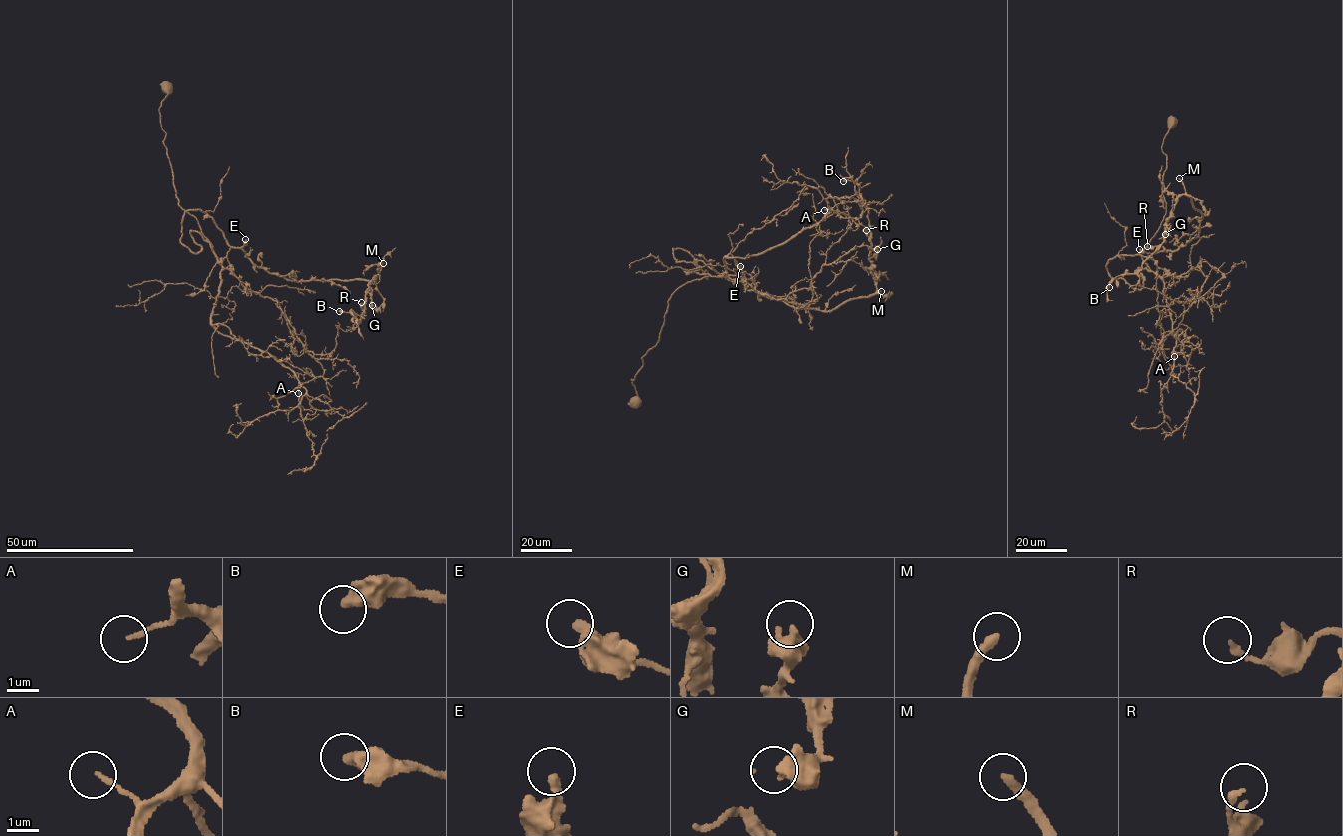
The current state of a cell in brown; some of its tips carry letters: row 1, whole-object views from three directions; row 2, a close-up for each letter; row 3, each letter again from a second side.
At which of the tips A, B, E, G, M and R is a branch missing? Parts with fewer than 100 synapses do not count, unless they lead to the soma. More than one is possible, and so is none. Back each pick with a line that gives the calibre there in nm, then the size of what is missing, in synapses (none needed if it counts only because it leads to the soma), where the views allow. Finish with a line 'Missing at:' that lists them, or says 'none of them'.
M: Thickness 280 nm. Roughly 140 synapses
Missing at: M

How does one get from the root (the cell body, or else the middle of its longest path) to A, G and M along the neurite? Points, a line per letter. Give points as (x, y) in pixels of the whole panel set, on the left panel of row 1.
A: (166, 87), (160, 124), (178, 205), (196, 220), (221, 267), (211, 322), (287, 367), (306, 391), (298, 393)
G: (166, 87), (160, 124), (178, 205), (219, 260), (241, 248), (291, 280), (376, 276), (366, 291), (372, 305)
M: (166, 87), (160, 124), (178, 205), (219, 261), (241, 248), (256, 265), (304, 281), (374, 281), (383, 263)

